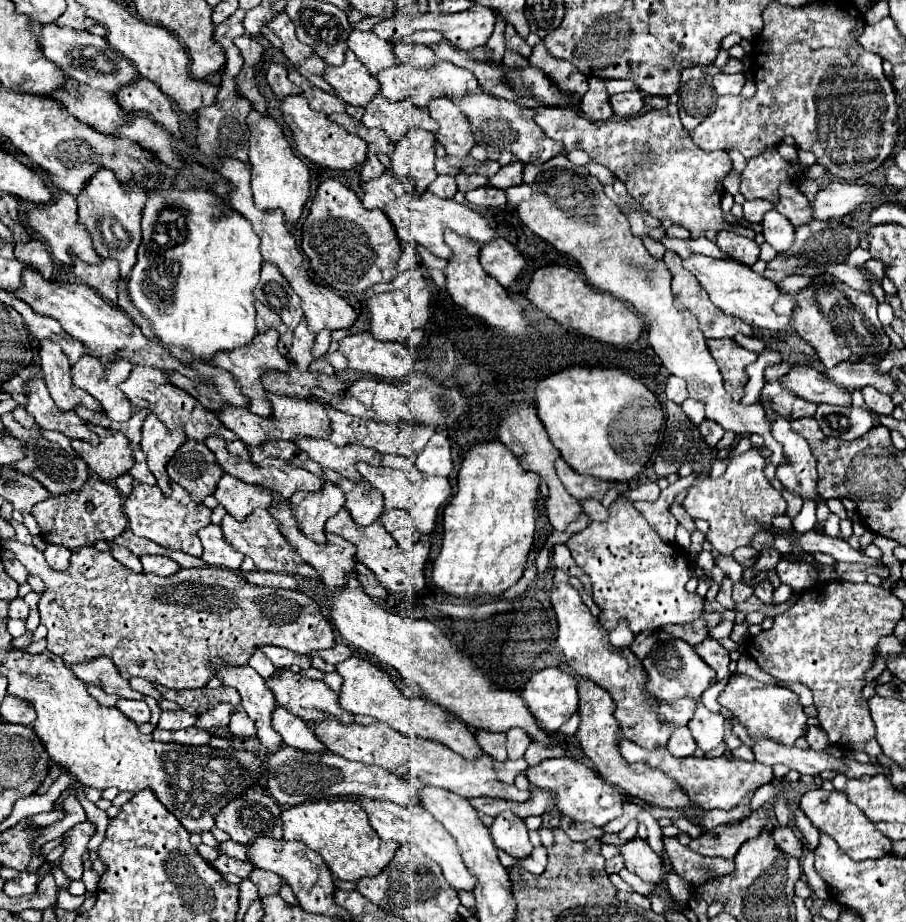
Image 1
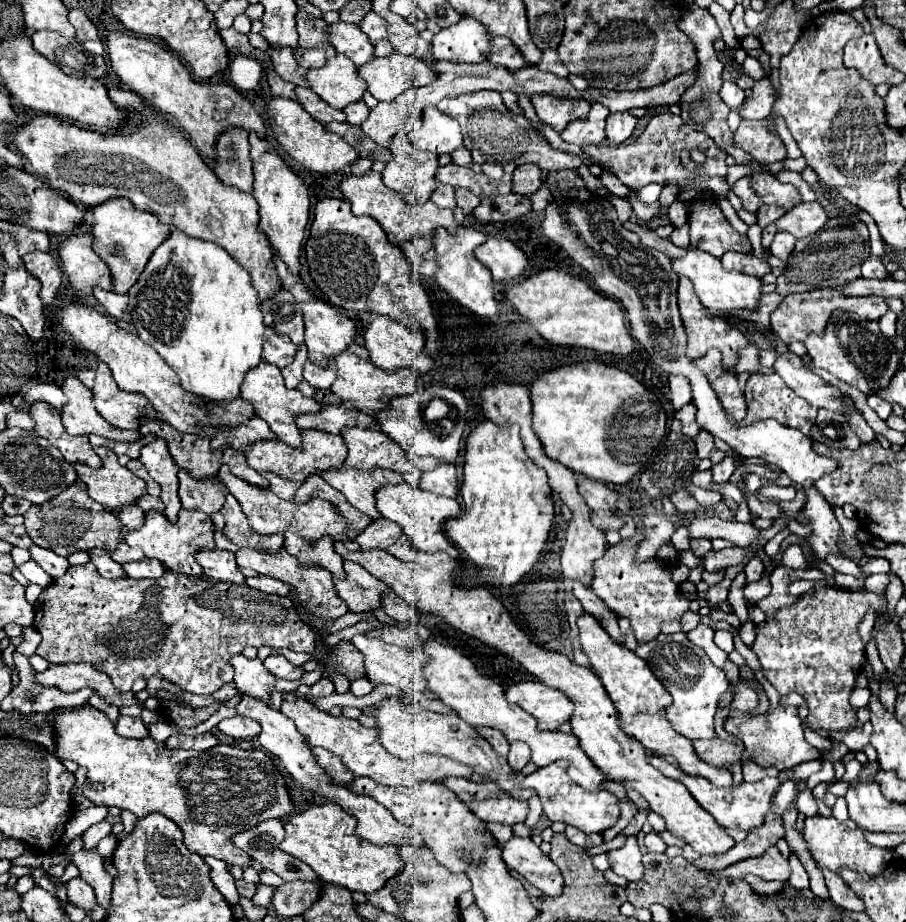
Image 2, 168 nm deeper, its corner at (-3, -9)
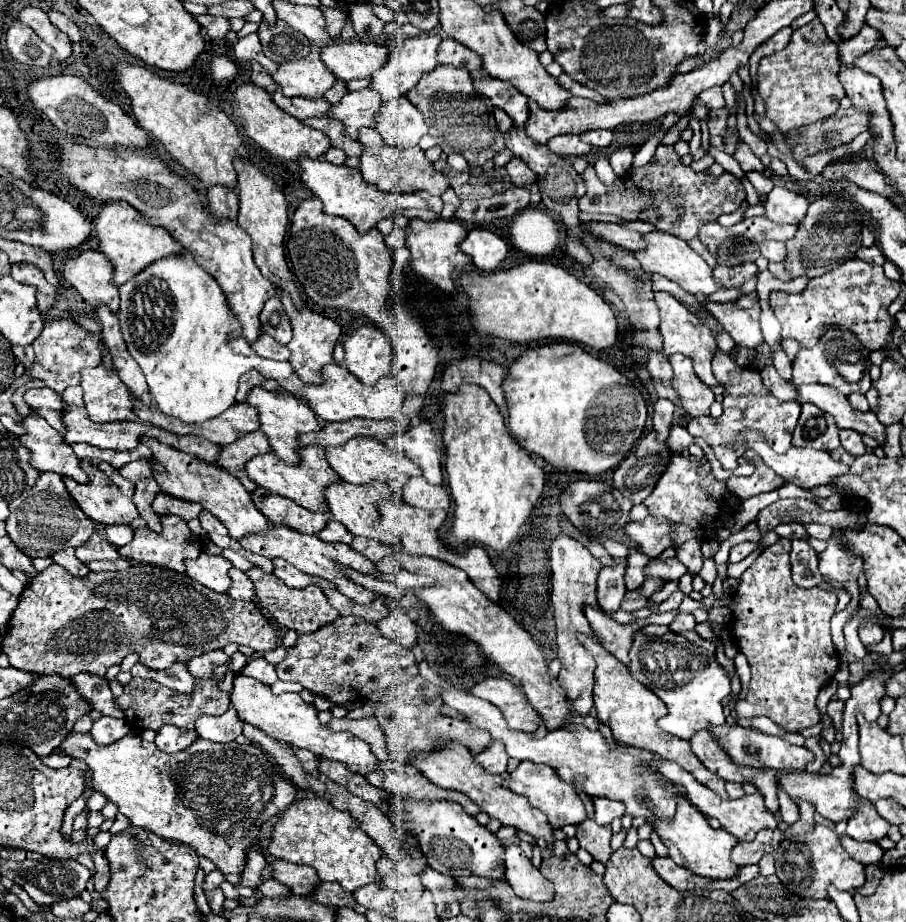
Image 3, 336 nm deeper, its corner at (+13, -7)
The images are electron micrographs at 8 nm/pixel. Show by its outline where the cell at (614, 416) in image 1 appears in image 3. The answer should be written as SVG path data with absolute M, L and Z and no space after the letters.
M550 343L524 351L510 367L502 383L510 435L530 453L544 457L550 465L586 475L612 471L636 447L646 423L646 403L642 393L610 363L592 357L584 347L572 343Z

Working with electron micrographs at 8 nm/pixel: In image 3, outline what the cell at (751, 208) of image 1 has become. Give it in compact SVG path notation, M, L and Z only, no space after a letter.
M774 187L768 193L768 201L764 203L766 209L766 217L772 219L774 223L800 223L806 217L806 209L808 209L808 201L806 197L788 191L784 187Z

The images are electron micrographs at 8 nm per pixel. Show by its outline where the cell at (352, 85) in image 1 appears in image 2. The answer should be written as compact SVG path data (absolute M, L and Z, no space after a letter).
M336 55L320 69L310 69L306 79L310 81L310 89L336 109L362 101L368 91L366 81L358 75L358 67L344 55Z

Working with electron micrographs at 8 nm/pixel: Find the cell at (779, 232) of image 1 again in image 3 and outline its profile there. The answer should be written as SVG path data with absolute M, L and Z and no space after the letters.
M768 241L768 243L760 245L760 253L768 261L784 261L784 257L786 257L786 245L780 243L780 241Z

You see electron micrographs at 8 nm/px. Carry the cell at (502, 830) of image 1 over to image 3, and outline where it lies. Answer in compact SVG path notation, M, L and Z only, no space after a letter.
M508 843L506 847L506 873L504 879L512 885L514 893L522 899L532 899L538 903L546 903L554 899L554 887L542 873L524 857L522 849L516 843Z

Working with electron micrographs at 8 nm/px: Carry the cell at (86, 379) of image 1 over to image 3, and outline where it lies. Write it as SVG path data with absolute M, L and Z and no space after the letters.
M102 365L92 367L92 369L82 369L80 371L80 385L84 389L84 401L86 401L86 411L92 421L108 423L108 421L137 421L142 424L146 422L139 419L132 410L133 404L130 400L126 386L112 371L106 371Z

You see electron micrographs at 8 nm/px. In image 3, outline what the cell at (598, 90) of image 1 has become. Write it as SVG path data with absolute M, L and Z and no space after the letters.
M560 135L560 139L552 139L552 143L548 143L548 149L556 155L566 155L566 157L582 157L590 153L590 145L582 143L580 137L576 135Z

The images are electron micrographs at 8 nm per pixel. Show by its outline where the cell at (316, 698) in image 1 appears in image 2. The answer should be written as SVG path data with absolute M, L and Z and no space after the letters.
M236 655L232 657L232 665L236 671L234 683L242 693L250 693L262 701L272 699L272 687L278 683L278 677L264 667L262 659L246 659L244 655Z

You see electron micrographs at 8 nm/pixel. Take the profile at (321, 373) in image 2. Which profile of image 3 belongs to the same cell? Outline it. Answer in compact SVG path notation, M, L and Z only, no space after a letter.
M188 253L160 259L124 283L118 319L126 347L142 367L158 411L186 423L202 423L234 405L238 379L250 369L262 371L266 379L286 379L294 373L290 363L262 359L244 339L228 337L240 323L228 311L220 285Z

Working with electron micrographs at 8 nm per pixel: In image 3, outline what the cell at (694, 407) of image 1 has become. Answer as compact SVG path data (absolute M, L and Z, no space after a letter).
M658 399L654 403L654 413L652 413L652 429L656 431L658 441L666 441L670 425L672 425L672 413L674 405L668 399Z

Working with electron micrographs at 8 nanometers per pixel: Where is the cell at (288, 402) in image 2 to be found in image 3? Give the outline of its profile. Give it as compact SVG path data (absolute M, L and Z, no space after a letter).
M254 387L248 395L248 403L252 407L256 407L260 411L260 429L266 433L274 453L286 461L288 465L298 465L300 457L298 457L298 437L304 433L312 433L312 431L320 431L320 423L316 421L314 411L298 397L286 393L286 391L266 391L262 387Z

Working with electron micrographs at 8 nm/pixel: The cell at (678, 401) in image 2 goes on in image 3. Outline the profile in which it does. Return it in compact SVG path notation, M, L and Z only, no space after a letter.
M662 349L650 353L650 357L648 357L648 371L654 377L660 377L664 385L672 383L672 367L670 367L668 357L666 357L666 353Z

